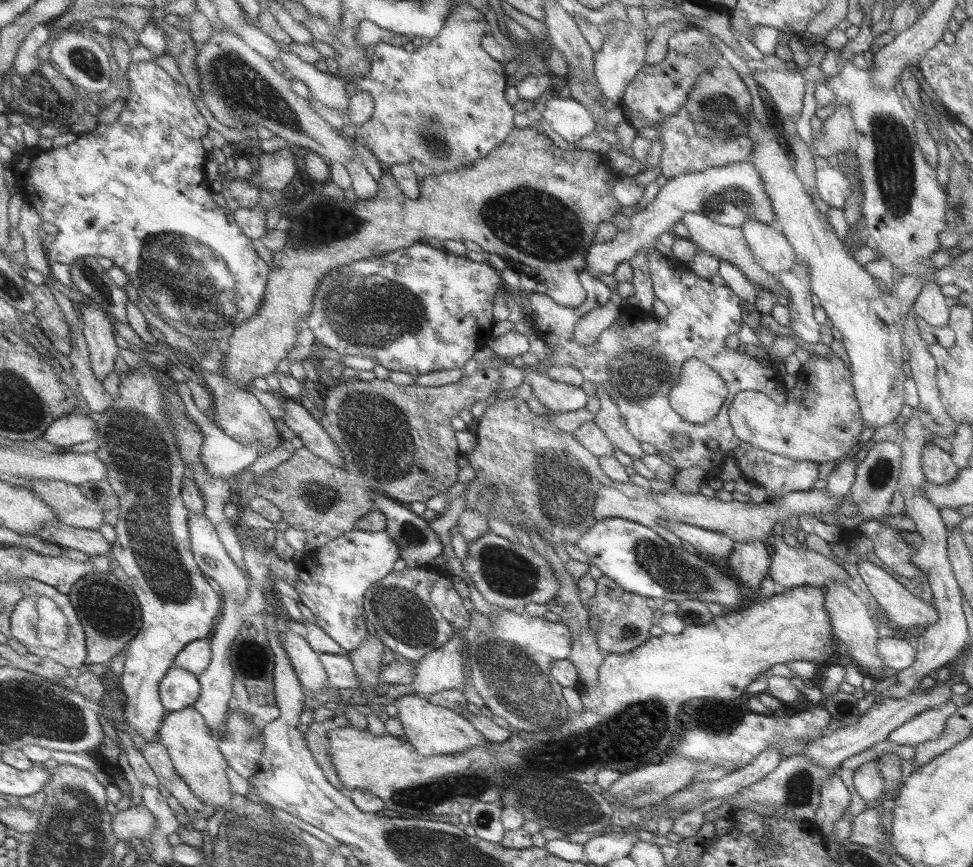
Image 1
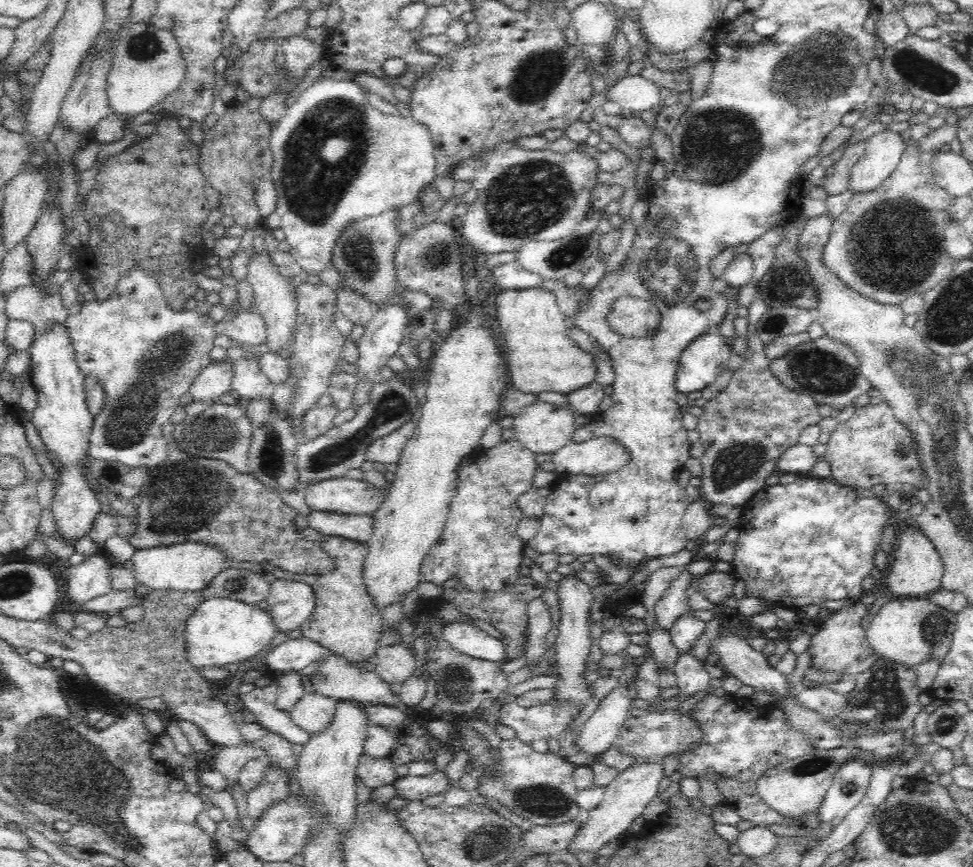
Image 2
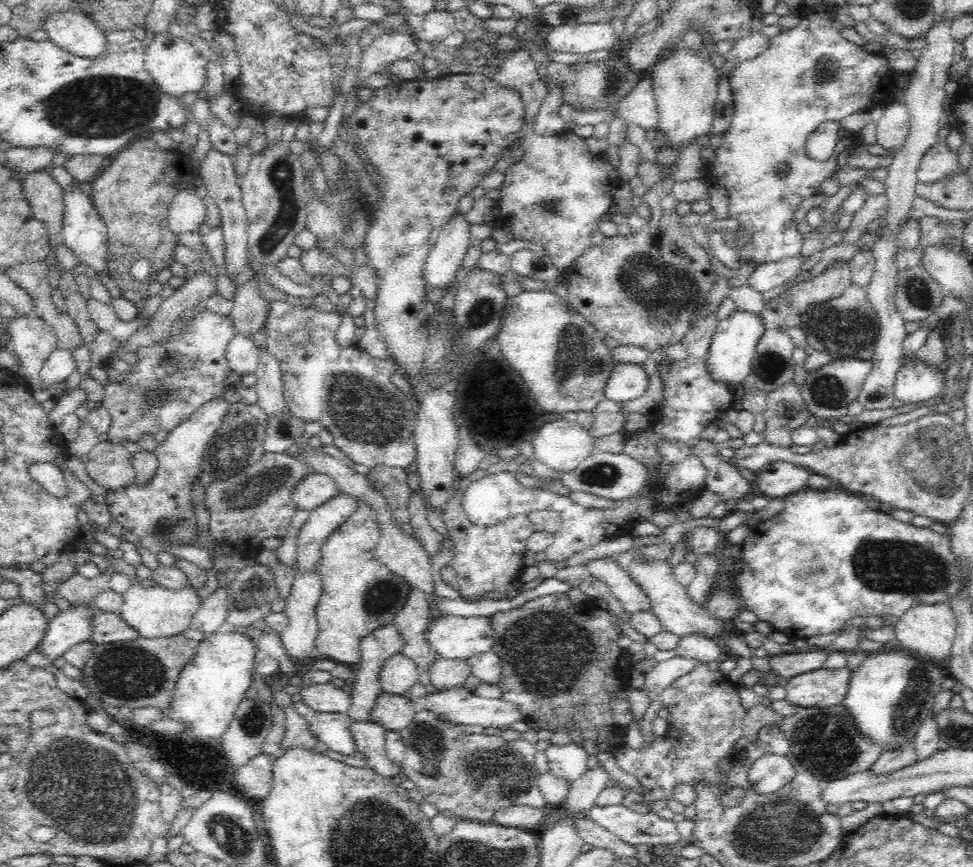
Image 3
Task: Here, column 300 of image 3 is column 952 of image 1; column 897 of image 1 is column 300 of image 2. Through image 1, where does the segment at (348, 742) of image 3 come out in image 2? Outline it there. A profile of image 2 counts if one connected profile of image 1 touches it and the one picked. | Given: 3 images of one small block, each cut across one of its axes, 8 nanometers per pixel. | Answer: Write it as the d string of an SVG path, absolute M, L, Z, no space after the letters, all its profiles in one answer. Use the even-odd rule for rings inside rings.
M274 682L267 688L256 688L242 696L243 707L254 715L253 722L274 733L282 735L292 744L305 745L311 734L296 723L289 712L278 707L278 685Z

